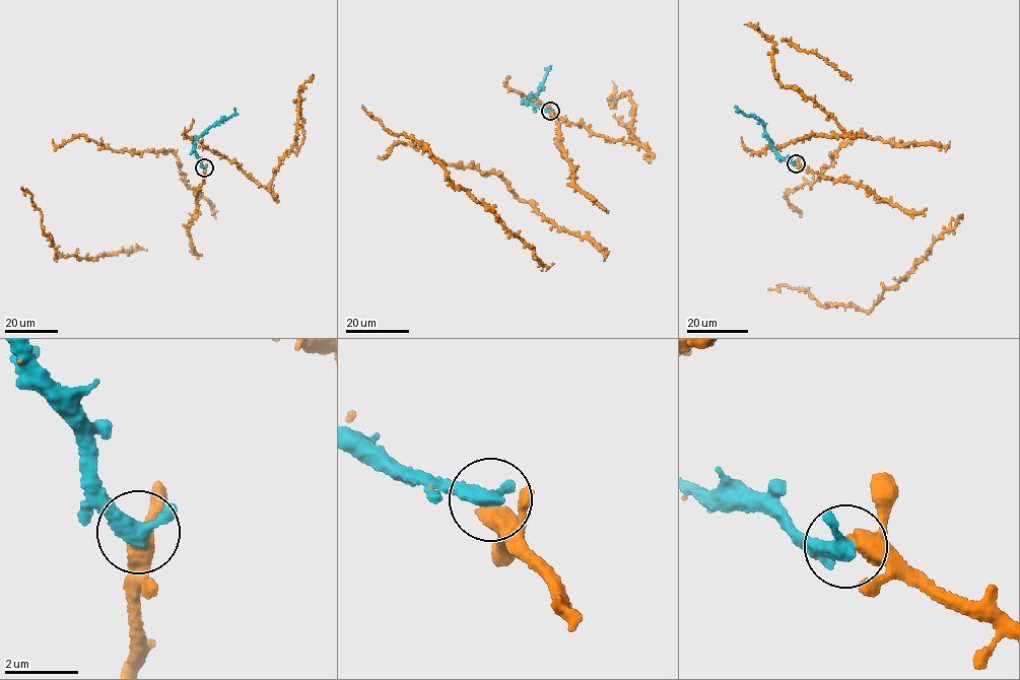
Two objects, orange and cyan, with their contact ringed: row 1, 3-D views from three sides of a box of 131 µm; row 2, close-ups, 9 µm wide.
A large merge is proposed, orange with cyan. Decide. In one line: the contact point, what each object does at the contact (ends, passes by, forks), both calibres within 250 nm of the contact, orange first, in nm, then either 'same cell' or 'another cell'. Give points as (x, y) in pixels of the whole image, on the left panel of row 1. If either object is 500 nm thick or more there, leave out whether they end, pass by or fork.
at (204, 167); 400 nm thick on the orange side, 500 nm on the other; same cell

